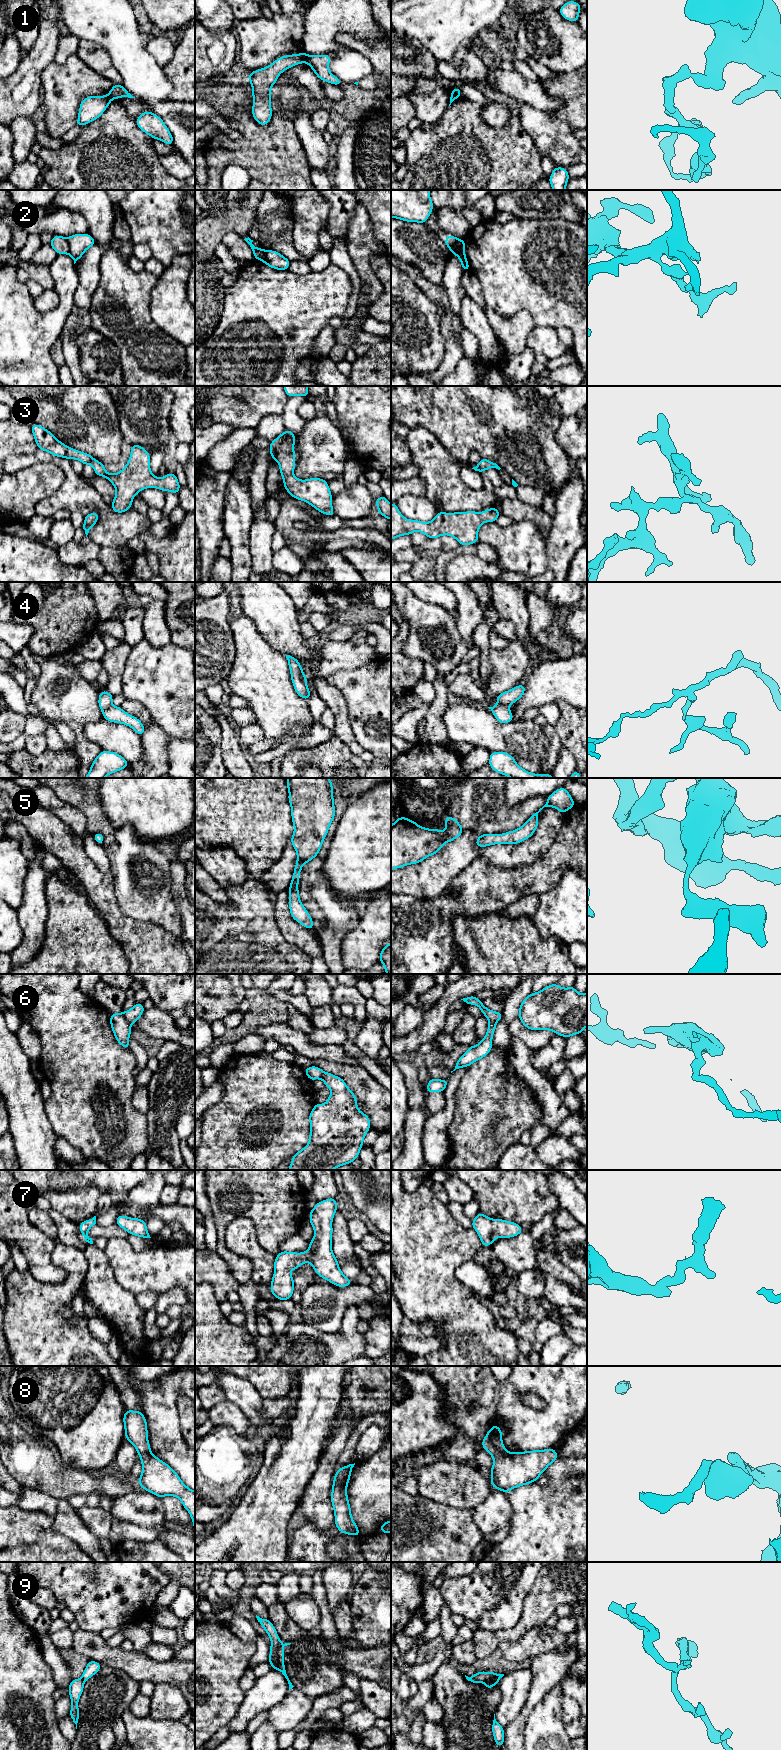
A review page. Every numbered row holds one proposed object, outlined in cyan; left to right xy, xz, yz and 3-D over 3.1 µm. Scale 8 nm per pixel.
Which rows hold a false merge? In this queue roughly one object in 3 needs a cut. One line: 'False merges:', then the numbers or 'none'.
False merges: 1, 2, 4, 6, 9

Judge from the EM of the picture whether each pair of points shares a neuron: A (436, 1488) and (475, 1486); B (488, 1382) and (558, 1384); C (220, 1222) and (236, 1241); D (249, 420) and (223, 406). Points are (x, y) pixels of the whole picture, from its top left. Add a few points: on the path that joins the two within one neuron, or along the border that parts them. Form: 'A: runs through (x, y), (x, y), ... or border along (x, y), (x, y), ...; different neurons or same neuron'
A: runs through (446, 1486), (465, 1486); same neuron
B: border along (501, 1382), (496, 1405); different neurons
C: border along (246, 1217), (226, 1228), (231, 1251); different neurons
D: runs through (243, 414), (234, 406), (229, 406); same neuron

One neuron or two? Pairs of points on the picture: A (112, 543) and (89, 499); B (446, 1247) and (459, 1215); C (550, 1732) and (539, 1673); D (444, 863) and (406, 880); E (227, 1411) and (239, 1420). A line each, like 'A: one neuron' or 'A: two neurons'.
A: one neuron
B: two neurons
C: two neurons
D: one neuron
E: one neuron

